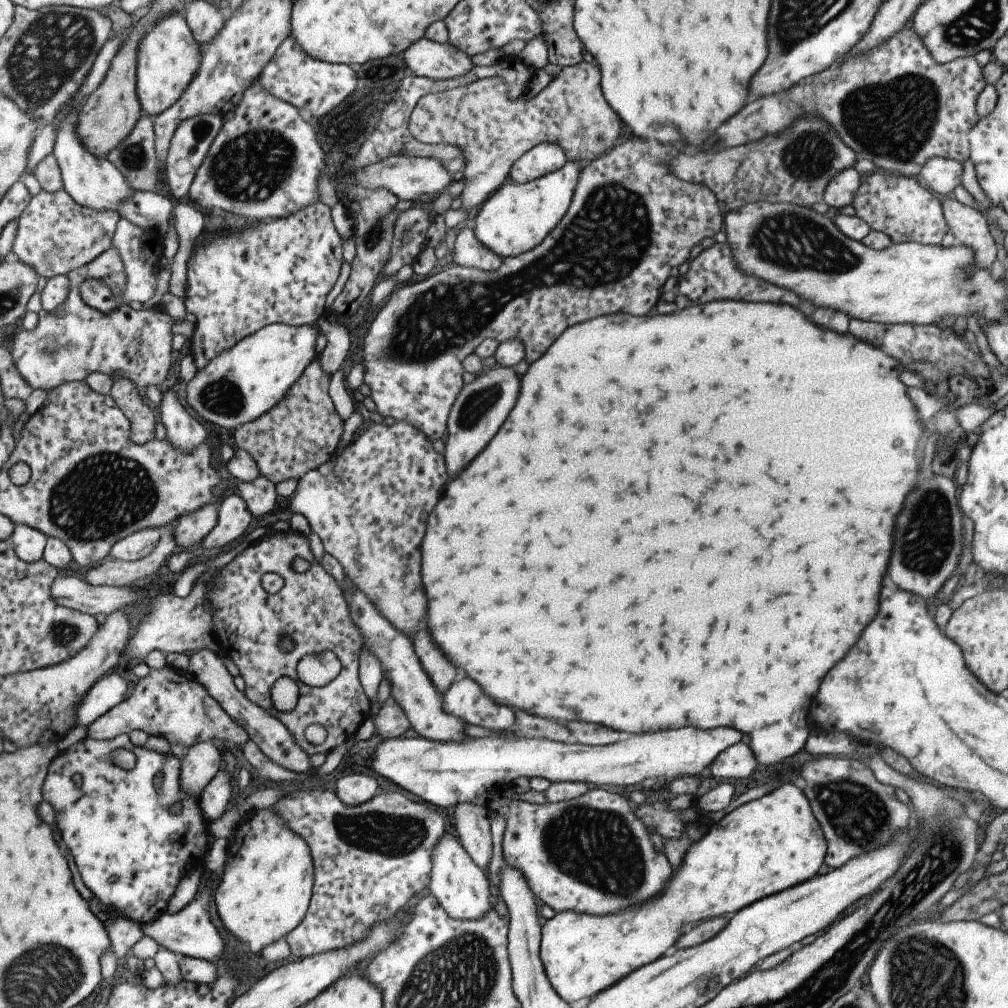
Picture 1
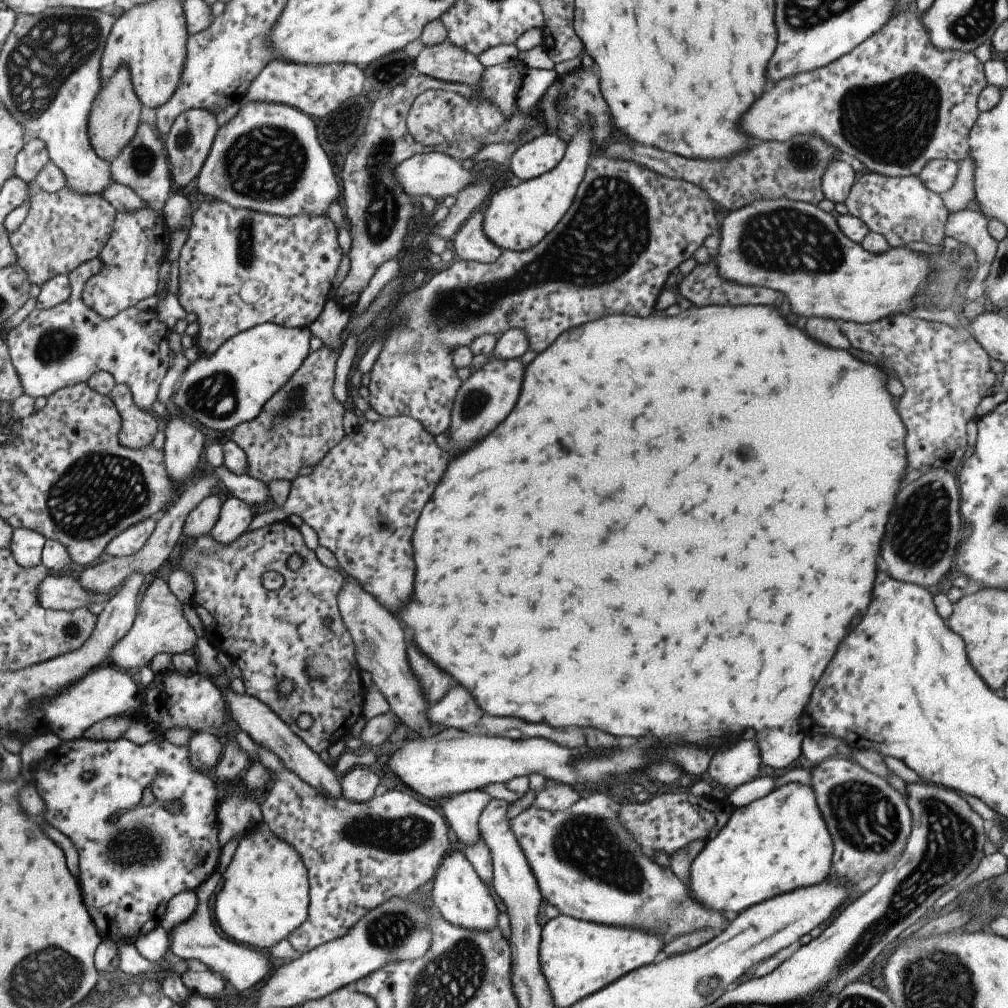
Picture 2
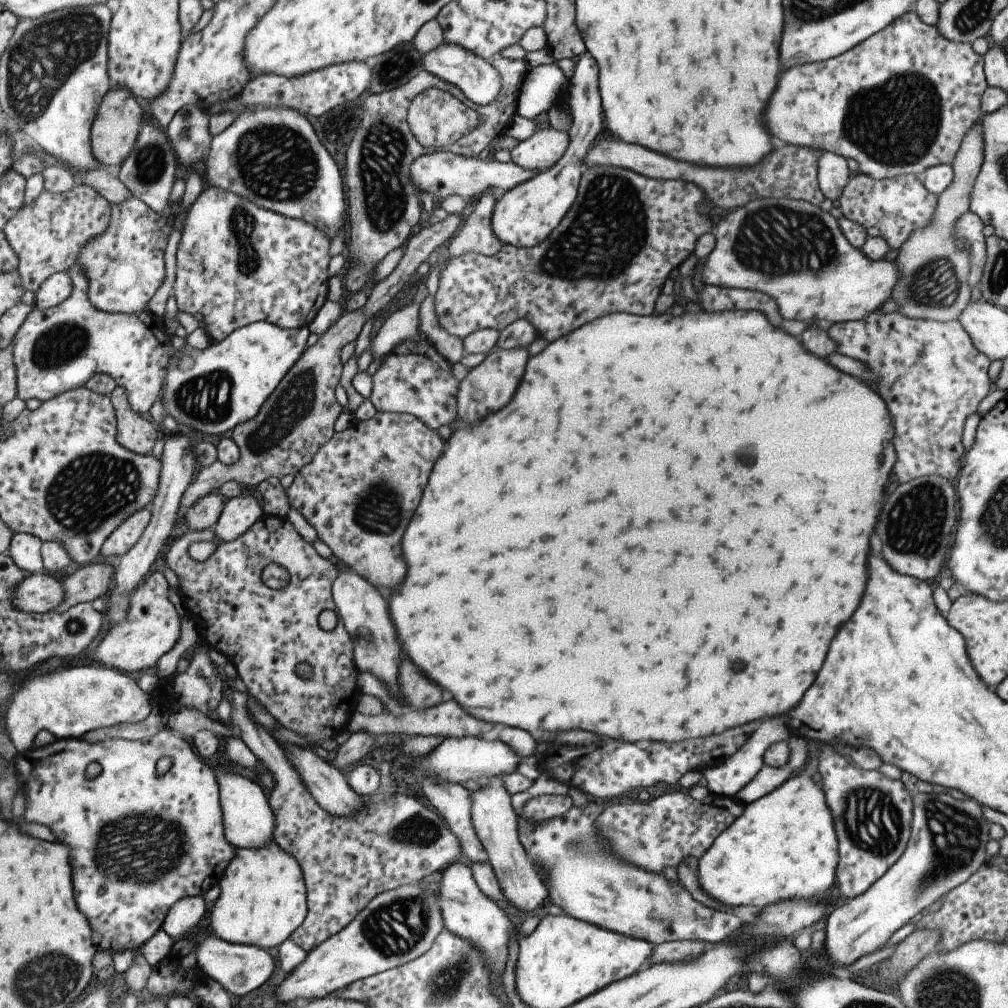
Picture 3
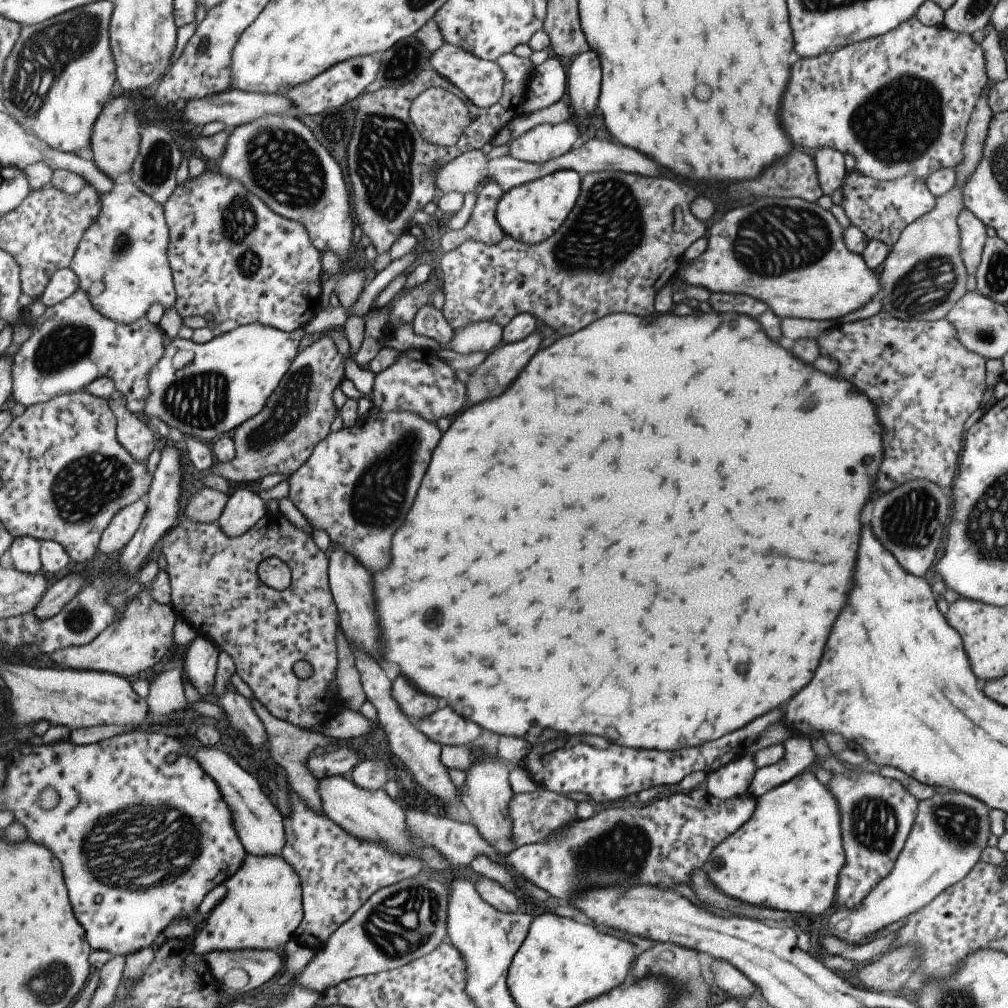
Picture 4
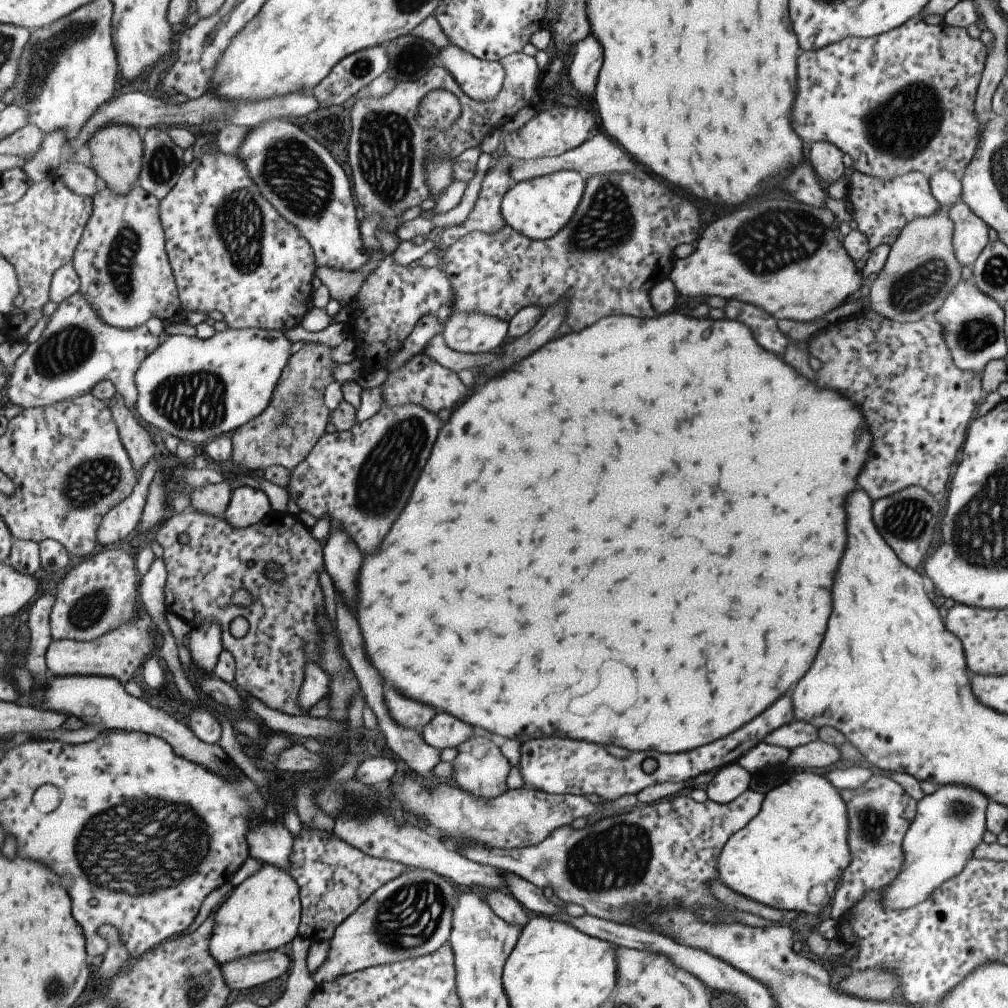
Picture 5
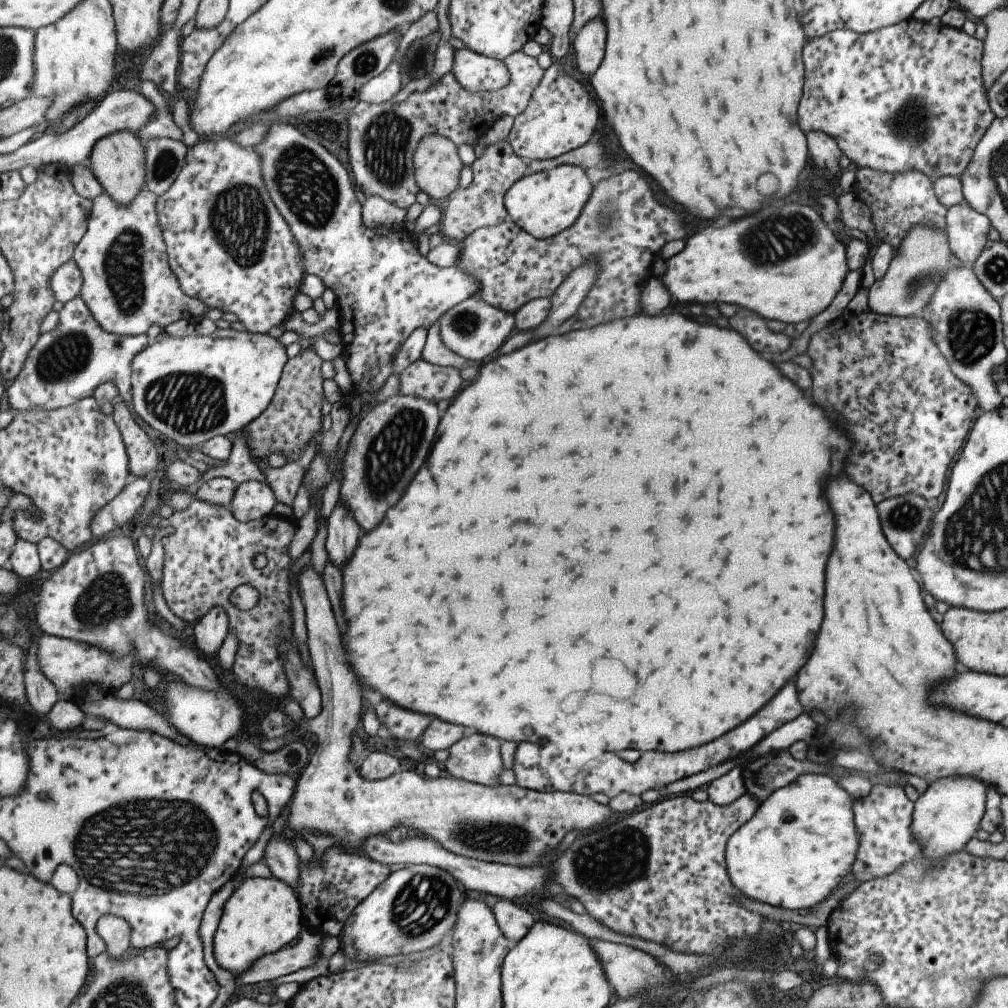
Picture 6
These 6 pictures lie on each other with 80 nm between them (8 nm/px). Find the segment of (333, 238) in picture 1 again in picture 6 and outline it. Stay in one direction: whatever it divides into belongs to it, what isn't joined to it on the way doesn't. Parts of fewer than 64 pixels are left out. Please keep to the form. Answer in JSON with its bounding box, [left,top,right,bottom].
[158,138,304,333]

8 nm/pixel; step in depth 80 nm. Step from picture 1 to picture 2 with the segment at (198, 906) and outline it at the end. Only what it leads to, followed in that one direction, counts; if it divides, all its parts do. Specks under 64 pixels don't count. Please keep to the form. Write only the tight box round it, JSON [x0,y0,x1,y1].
[168,874,267,990]

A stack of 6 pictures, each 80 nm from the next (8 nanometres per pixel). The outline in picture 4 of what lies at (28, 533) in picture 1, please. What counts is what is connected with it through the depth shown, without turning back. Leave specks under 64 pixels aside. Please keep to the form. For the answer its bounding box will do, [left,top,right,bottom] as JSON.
[10,536,42,574]

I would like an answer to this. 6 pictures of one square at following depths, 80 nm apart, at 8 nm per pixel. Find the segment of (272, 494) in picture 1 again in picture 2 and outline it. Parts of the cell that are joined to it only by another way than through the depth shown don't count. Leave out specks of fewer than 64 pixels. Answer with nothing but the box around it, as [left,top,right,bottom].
[215,464,268,506]

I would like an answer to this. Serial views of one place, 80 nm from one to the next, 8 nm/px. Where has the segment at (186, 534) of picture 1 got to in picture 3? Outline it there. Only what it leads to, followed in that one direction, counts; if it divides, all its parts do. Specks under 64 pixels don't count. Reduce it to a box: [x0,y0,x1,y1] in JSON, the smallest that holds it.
[185,494,225,531]

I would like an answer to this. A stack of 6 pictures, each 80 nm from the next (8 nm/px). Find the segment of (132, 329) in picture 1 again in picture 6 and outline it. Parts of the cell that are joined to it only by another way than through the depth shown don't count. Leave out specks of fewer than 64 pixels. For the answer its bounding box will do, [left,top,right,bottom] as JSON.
[7,294,150,411]

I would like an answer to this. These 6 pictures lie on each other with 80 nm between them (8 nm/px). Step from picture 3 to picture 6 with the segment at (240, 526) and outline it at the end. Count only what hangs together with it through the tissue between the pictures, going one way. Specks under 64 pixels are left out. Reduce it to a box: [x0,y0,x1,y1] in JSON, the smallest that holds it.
[230,481,276,523]

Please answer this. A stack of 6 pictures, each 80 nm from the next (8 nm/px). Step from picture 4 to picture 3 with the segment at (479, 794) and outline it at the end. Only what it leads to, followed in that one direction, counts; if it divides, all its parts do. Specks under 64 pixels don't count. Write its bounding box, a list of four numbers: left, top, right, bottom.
[470,778,547,912]

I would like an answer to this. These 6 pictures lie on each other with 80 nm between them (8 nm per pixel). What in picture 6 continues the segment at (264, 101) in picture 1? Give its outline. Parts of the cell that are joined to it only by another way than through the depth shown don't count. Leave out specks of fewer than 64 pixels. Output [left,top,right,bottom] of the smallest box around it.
[251,121,476,419]

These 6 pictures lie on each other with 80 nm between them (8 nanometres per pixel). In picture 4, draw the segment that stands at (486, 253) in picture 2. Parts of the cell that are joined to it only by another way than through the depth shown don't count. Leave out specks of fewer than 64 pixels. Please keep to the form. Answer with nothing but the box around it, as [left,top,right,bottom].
[439,180,503,252]

